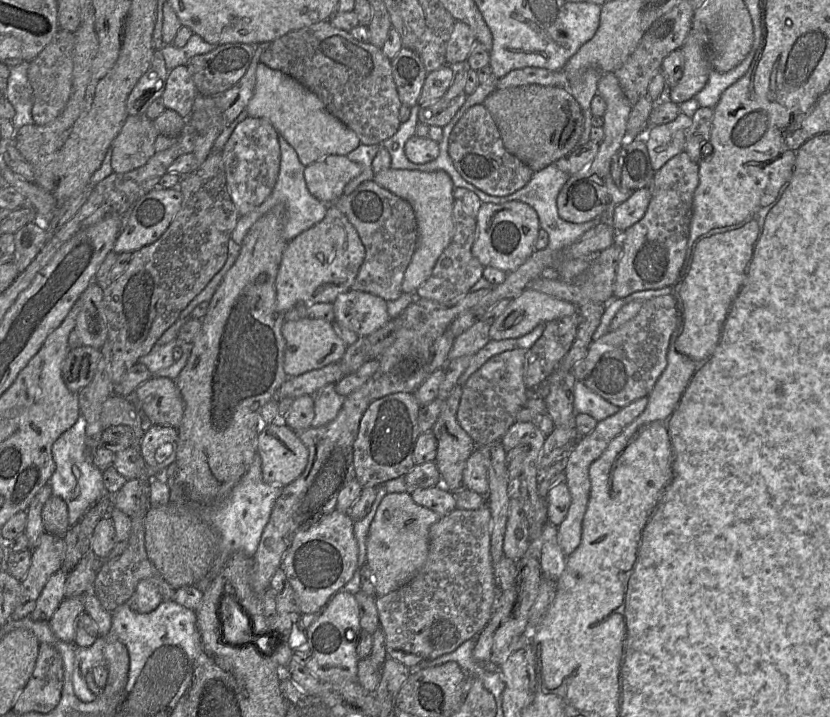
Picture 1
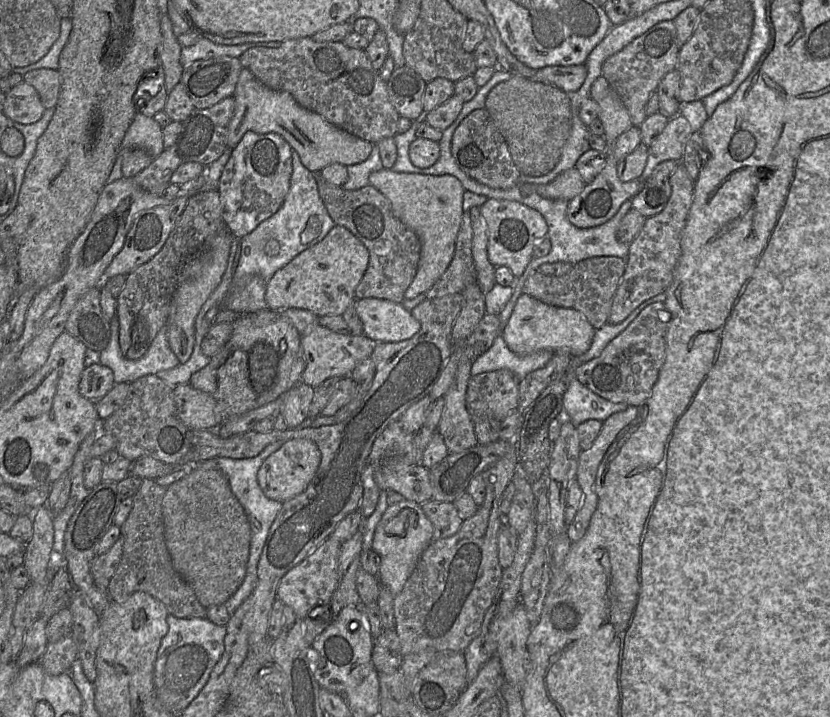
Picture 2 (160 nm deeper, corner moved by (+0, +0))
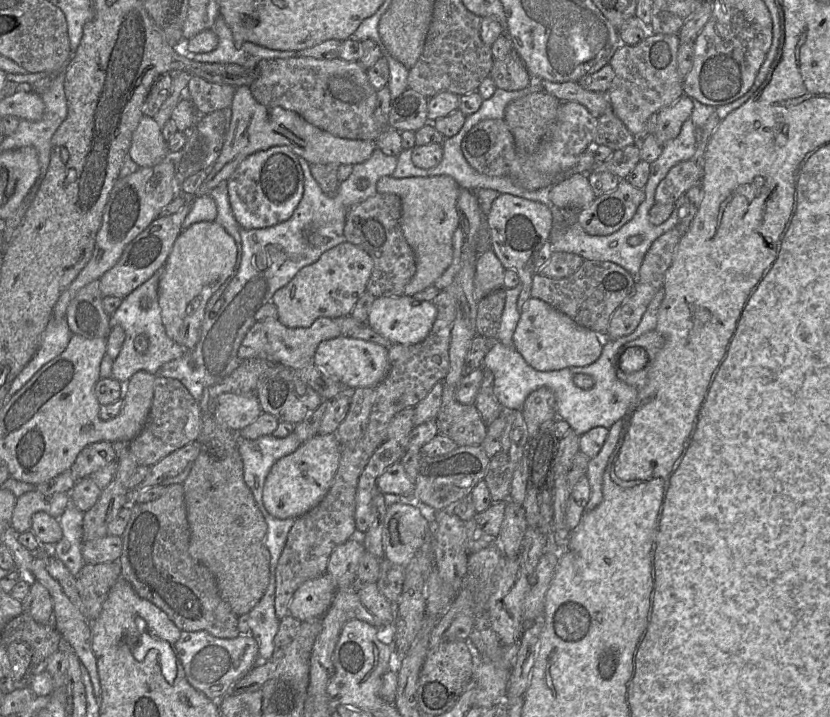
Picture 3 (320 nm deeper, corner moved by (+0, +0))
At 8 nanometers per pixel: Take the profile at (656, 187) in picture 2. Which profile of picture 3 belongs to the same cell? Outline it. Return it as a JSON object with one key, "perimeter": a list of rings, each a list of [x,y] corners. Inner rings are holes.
{"perimeter":[[[691,159],[673,166],[655,191],[655,204],[675,203],[695,185],[701,184],[701,160]]]}

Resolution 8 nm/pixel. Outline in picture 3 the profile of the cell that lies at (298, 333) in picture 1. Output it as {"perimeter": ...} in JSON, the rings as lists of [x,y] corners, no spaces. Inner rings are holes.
{"perimeter":[[[345,336],[321,342],[316,349],[313,364],[350,390],[375,388],[386,377],[390,368],[386,348],[378,344]]]}

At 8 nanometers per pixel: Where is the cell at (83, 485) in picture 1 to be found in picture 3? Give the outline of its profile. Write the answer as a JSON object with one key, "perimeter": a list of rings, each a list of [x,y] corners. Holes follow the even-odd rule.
{"perimeter":[[[70,503],[58,518],[62,529],[62,538],[54,545],[54,553],[72,575],[78,575],[86,564],[83,554],[83,514]]]}

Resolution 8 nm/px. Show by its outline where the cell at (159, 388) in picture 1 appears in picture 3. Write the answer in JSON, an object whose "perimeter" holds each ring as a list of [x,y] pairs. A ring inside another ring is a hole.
{"perimeter":[[[223,393],[215,399],[215,419],[234,432],[248,427],[262,413],[255,393]]]}

